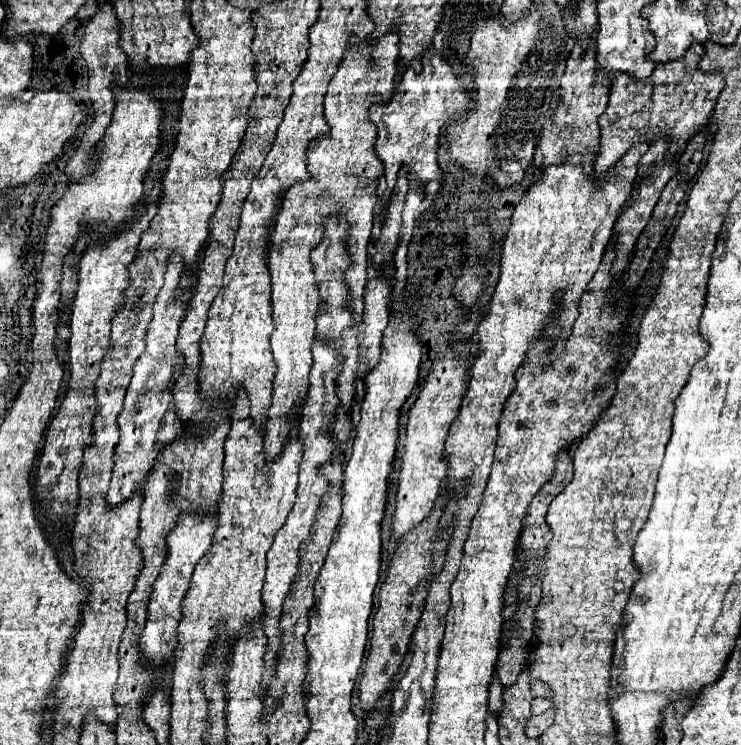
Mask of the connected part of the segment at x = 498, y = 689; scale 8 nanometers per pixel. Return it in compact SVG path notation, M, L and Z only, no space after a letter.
M493 674L491 686L489 686L489 712L493 716L497 716L503 710L503 690L505 690L505 686L501 684L499 676Z

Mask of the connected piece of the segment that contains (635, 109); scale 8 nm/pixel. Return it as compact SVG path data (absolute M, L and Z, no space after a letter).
M693 42L691 48L679 60L657 62L649 78L639 80L627 72L619 72L613 78L609 106L599 116L601 128L601 148L595 158L595 174L609 170L635 142L669 136L671 154L685 150L687 140L707 126L713 112L715 100L725 86L725 76L721 72L703 72L697 64L705 48L701 42Z

